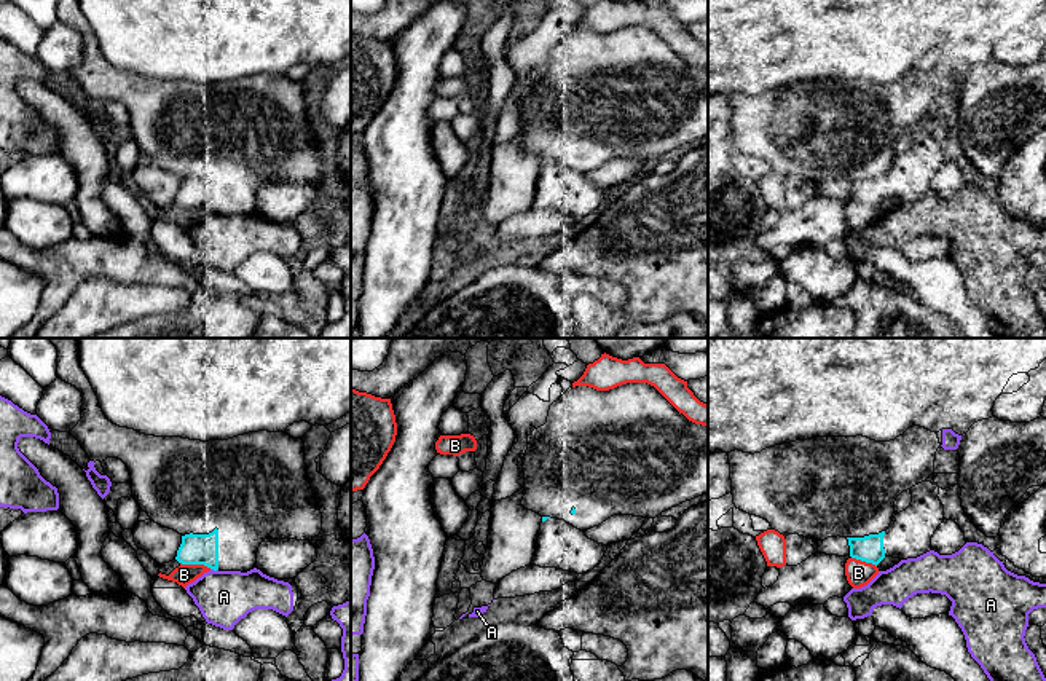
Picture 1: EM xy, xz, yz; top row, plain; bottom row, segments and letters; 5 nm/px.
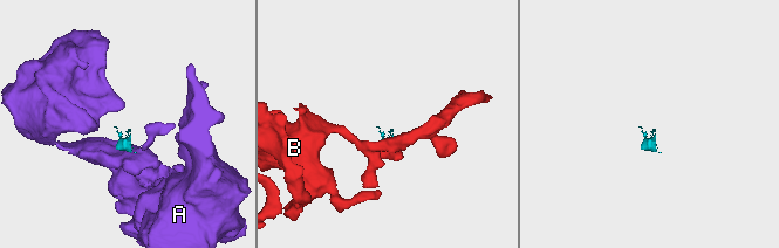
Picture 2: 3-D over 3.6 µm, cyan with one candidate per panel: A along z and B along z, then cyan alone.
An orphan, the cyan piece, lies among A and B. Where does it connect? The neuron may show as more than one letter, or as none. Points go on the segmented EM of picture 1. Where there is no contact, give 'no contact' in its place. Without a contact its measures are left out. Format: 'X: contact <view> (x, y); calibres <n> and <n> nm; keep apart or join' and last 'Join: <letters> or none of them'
A: contact xy (214, 570); calibres 160 and 280 nm; keep apart
B: contact xy (196, 563); calibres 160 and 100 nm; keep apart
Join: none of them

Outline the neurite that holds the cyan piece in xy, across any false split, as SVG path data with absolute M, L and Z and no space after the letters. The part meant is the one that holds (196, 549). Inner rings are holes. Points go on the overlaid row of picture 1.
M218 529L209 534L185 534L175 560L182 565L204 565L218 569Z

